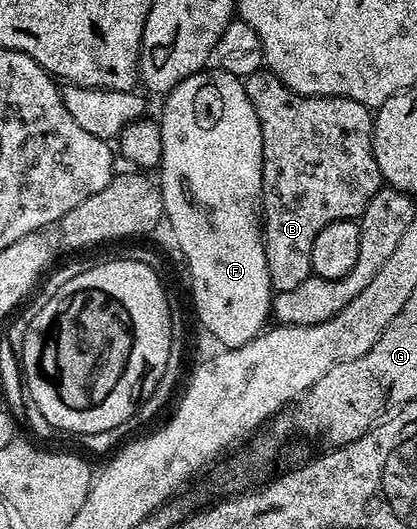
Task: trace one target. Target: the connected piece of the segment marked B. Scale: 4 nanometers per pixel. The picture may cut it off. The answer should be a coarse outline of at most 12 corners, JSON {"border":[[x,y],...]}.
{"border":[[245,79],[275,291],[383,189],[371,107]]}

